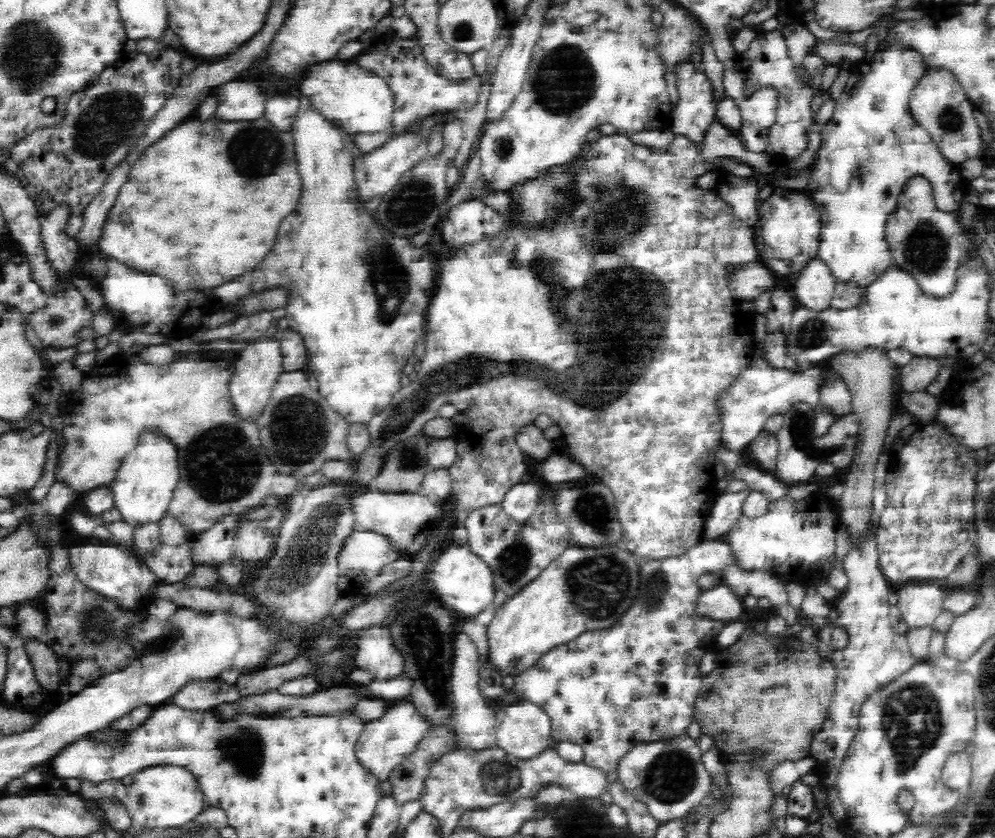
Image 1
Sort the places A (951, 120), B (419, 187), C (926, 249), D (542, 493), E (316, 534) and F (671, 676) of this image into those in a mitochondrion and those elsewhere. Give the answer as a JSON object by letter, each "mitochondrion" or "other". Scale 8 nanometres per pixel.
{"A":"mitochondrion","B":"mitochondrion","C":"mitochondrion","D":"other","E":"mitochondrion","F":"other"}

